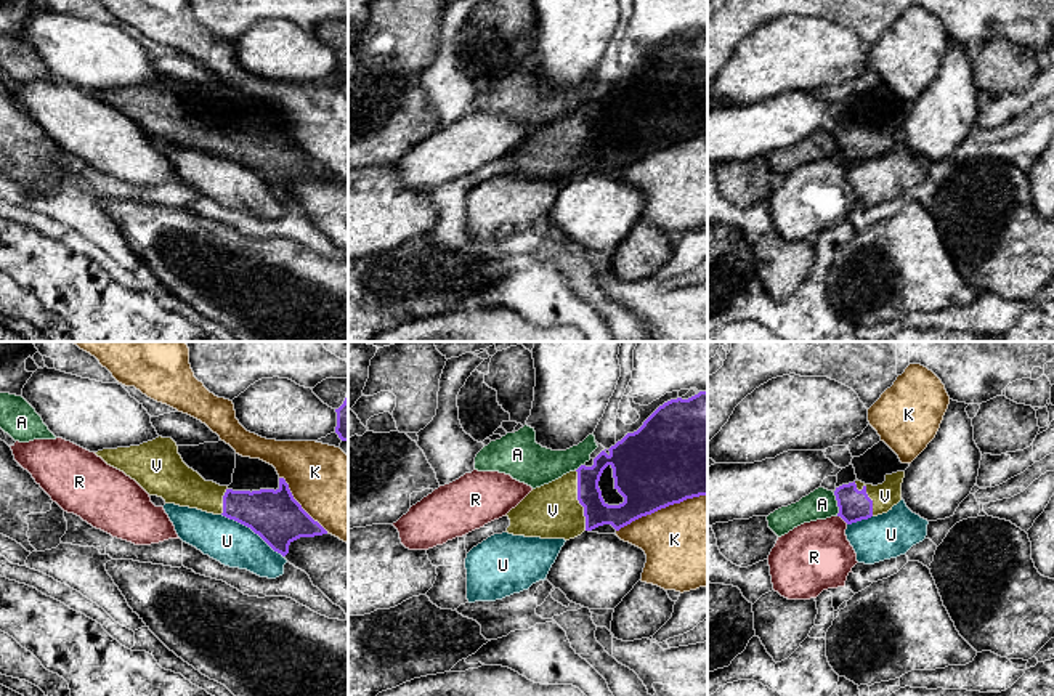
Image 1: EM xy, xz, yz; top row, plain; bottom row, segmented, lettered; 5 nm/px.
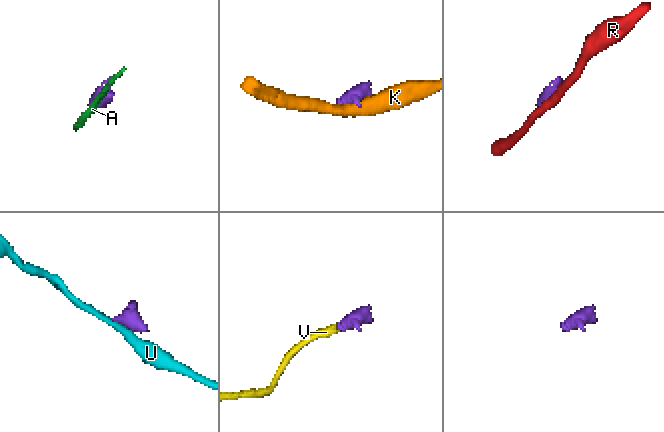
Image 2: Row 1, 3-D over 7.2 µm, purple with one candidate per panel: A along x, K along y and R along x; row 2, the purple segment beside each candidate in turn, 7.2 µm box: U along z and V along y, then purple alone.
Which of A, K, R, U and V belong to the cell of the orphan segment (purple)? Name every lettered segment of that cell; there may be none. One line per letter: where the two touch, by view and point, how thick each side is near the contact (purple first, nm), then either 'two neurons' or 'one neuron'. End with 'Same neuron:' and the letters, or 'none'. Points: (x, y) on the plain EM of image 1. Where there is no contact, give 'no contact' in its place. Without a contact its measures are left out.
A: meets purple in yz at (838, 145); 160 nm thick on the purple side, 150 nm on the other; two neurons
K: meets purple in xz at (661, 148); 440 nm thick on the purple side, 440 nm on the other; two neurons
R: meets purple in yz at (843, 159); 160 nm thick on the purple side, 340 nm on the other; two neurons
U: meets purple in xy at (252, 170); 260 nm thick on the purple side, 220 nm on the other; two neurons
V: meets purple in xz at (578, 140); 130 nm thick on the purple side, 280 nm on the other; one neuron
Same neuron: V

